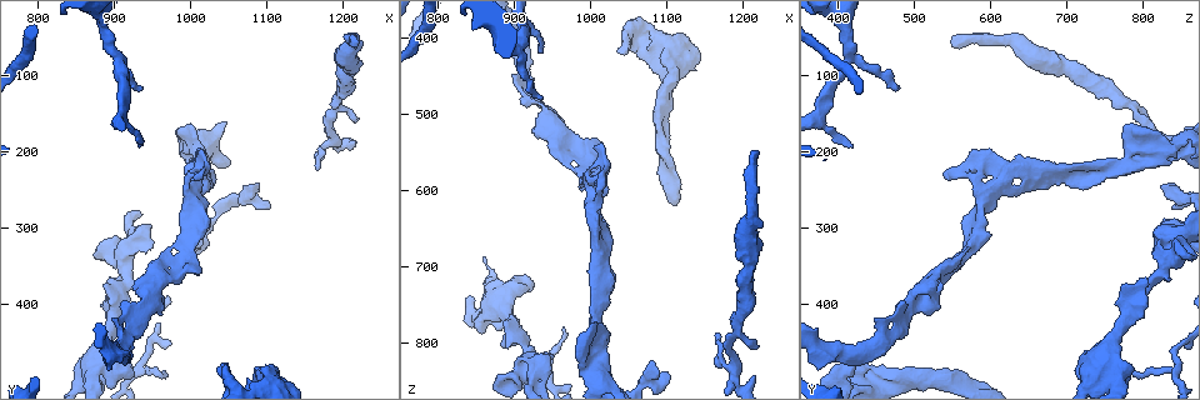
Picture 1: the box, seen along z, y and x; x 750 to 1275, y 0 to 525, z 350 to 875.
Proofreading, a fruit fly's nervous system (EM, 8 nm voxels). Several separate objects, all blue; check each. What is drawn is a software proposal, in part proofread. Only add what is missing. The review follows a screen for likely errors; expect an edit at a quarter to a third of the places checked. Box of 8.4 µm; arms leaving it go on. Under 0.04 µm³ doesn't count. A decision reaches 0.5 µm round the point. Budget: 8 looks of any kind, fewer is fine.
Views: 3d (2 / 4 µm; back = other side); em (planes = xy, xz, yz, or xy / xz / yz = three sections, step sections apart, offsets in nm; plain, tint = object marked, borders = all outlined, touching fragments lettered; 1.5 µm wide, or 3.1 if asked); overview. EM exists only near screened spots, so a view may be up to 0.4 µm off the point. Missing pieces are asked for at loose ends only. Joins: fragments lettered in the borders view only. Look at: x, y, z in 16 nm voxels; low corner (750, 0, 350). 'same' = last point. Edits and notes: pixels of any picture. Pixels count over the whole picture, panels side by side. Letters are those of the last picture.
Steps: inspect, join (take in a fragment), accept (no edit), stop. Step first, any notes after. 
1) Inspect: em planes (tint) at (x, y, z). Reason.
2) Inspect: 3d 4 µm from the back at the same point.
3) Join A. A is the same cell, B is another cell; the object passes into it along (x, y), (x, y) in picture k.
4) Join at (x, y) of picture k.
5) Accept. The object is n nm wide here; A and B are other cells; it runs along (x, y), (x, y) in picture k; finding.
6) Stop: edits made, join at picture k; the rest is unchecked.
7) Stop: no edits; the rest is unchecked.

Inspect: 3d 4 µm at (1165, 225, 790). Thin end.

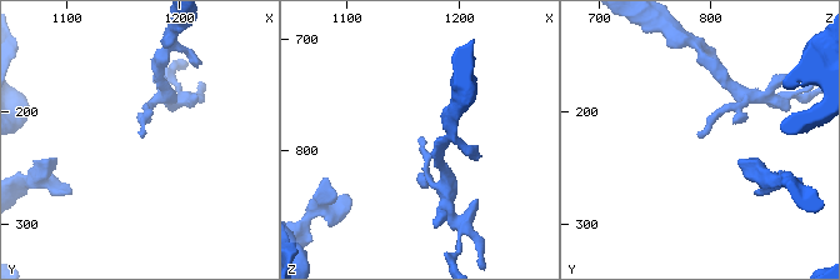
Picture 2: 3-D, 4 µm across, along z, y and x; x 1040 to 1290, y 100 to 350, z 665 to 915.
Inspect: em planes (borders) at (1164, 222, 792). Now the EM.

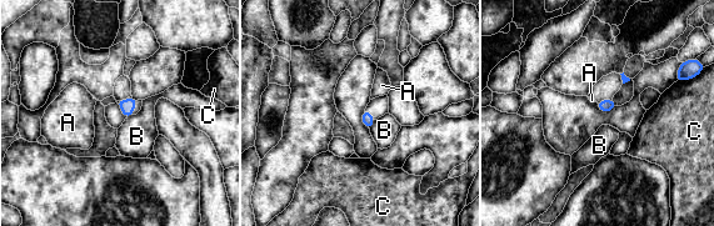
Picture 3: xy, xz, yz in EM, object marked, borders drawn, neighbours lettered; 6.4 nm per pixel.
Accept. A, B and C are other cells; a border runs along (375, 120), (369, 129) in picture 3; none of them fits.

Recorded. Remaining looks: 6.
Inspect: em planes (plain) at (1210, 60, 550). Branch stops here.

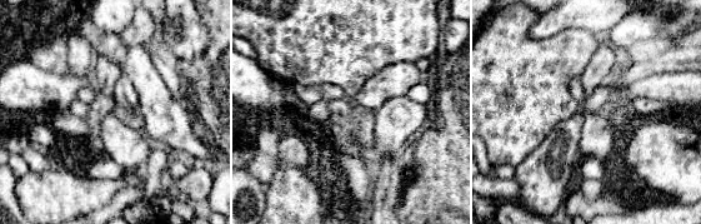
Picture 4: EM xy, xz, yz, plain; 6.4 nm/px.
Inspect: em planes (borders) at the same point.

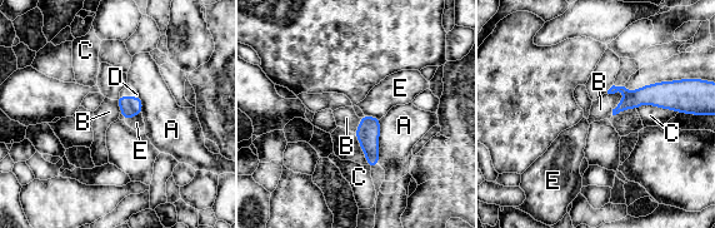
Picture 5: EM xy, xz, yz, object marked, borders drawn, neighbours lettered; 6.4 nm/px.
Join at (128, 90) of picture 5. D is the same cell, A, B, C and E are other cells; the object passes into it along (130, 107), (129, 97), (128, 90) in picture 5; it goes on there.

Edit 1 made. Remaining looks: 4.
Inspect: overview. Redraw.

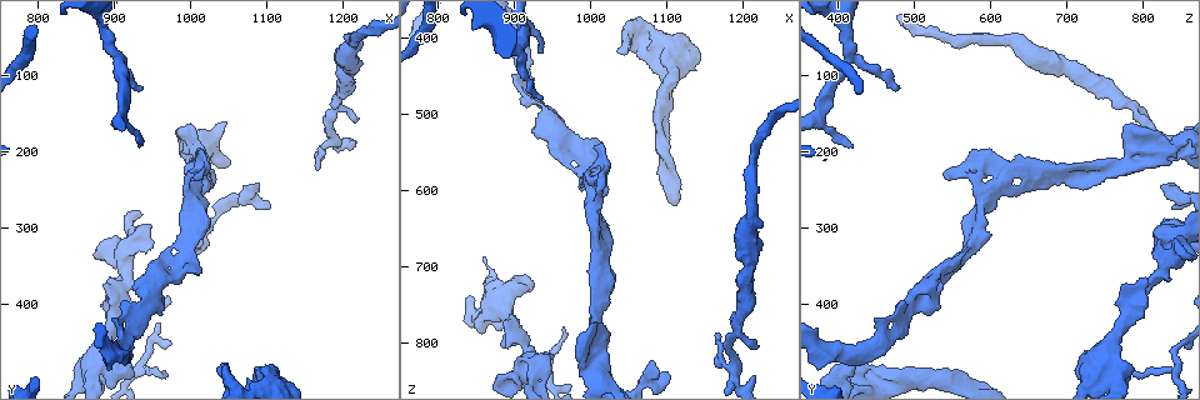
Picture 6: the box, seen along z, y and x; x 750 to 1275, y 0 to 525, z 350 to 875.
Inspect: 3d 4 µm at (1040, 480, 420).

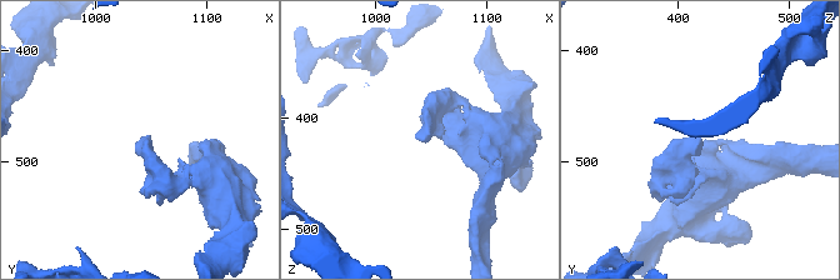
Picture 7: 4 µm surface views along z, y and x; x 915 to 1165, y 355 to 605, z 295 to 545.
Inspect: em planes (borders) at (1042, 478, 420).

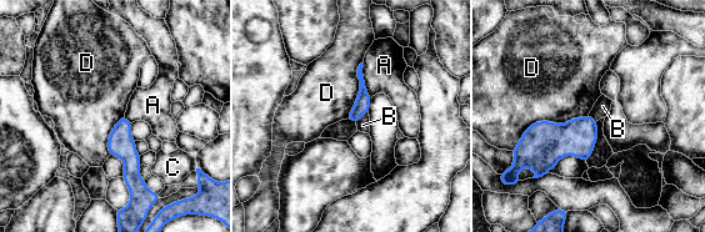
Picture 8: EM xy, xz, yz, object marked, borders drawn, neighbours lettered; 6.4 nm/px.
Accept. A, B, C and D are other cells; a border runs along (588, 115), (535, 121), (511, 150) in picture 8; none of them fits.

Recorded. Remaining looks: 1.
Stop: edits made, join at picture 5; the rest is unchecked.

